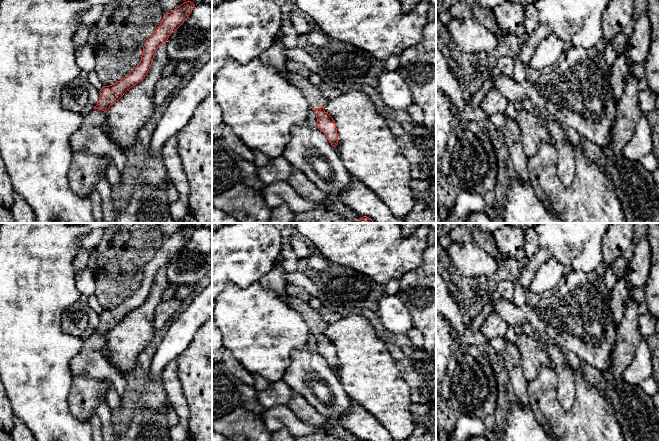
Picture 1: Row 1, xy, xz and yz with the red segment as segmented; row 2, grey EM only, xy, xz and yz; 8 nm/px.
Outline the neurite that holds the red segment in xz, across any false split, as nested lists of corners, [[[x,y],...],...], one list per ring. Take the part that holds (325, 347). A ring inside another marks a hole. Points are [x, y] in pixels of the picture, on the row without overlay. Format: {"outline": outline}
{"outline": [[[288,296],[288,305],[296,310],[307,323],[310,332],[317,342],[317,351],[322,355],[333,371],[338,369],[338,358],[336,347],[333,342],[324,334],[327,324],[322,320],[319,311],[314,310],[310,305],[301,300]]]}

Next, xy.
{"outline": [[[184,226],[179,231],[163,240],[160,249],[145,265],[141,285],[128,299],[115,308],[103,310],[100,322],[94,333],[83,344],[82,351],[70,361],[73,377],[84,375],[97,380],[110,380],[121,396],[127,386],[126,379],[115,367],[111,366],[101,355],[105,337],[124,317],[141,306],[147,299],[158,271],[166,268],[169,260],[188,242],[195,228]]]}

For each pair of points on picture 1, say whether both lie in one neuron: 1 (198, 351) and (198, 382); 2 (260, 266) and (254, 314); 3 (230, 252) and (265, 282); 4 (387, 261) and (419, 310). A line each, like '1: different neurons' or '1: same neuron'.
1: same neuron
2: different neurons
3: different neurons
4: different neurons

